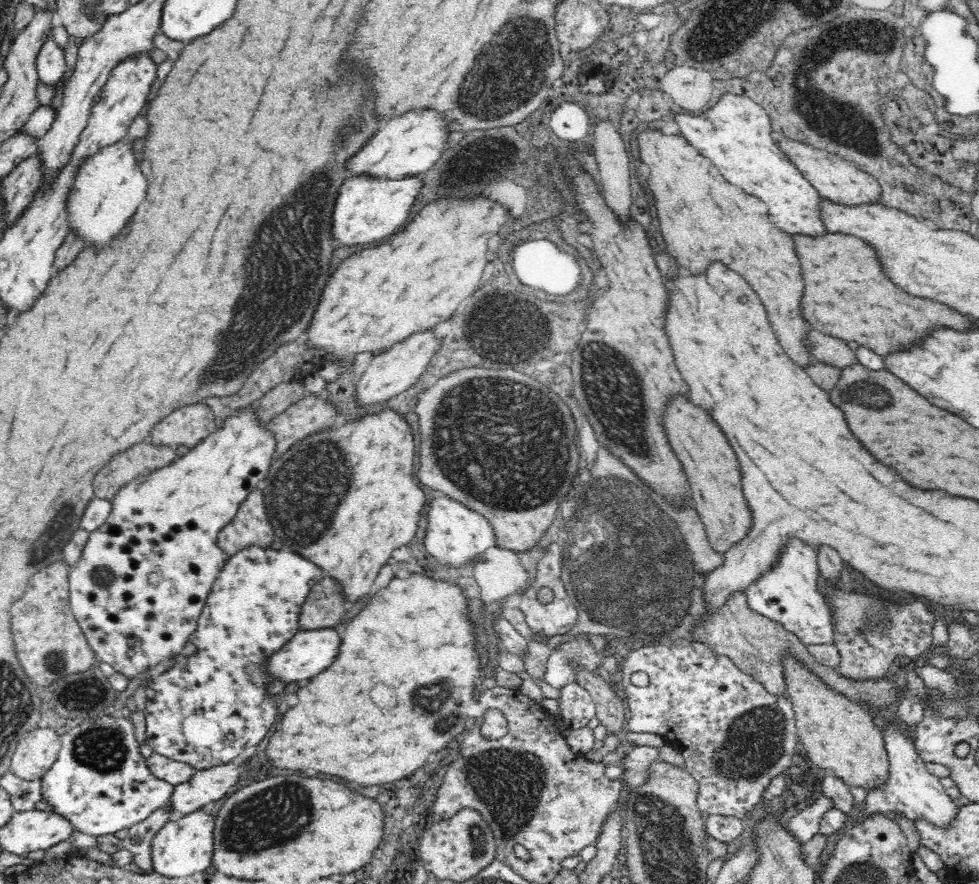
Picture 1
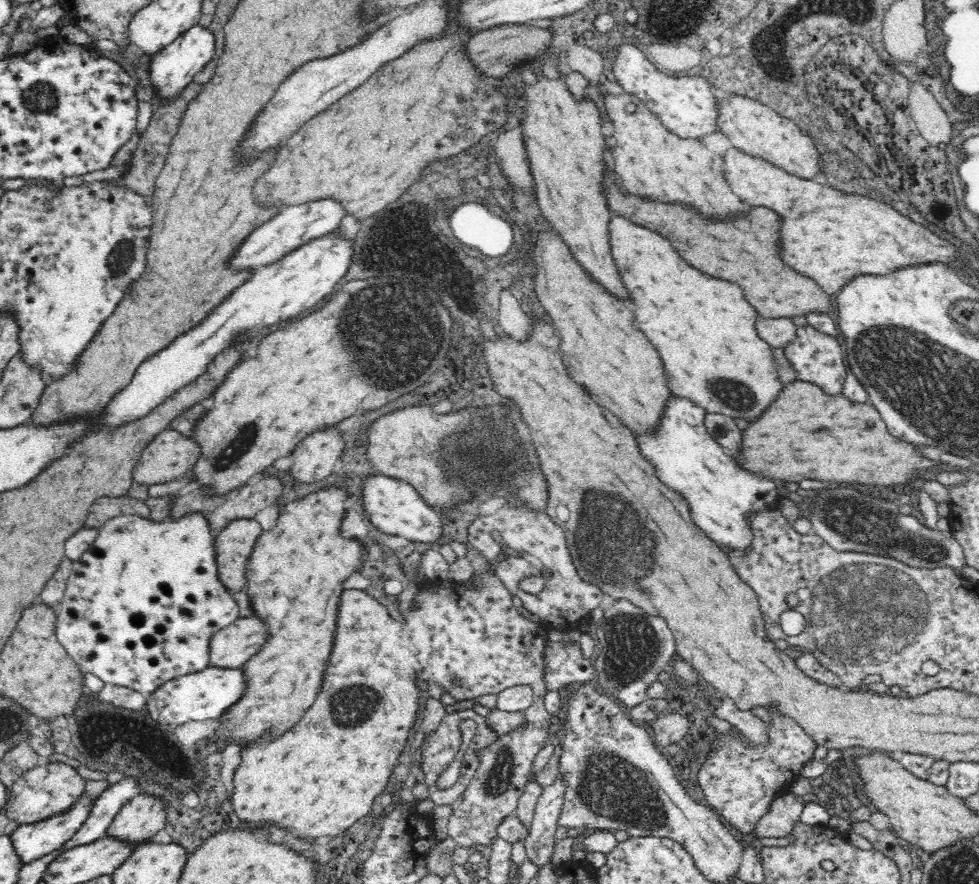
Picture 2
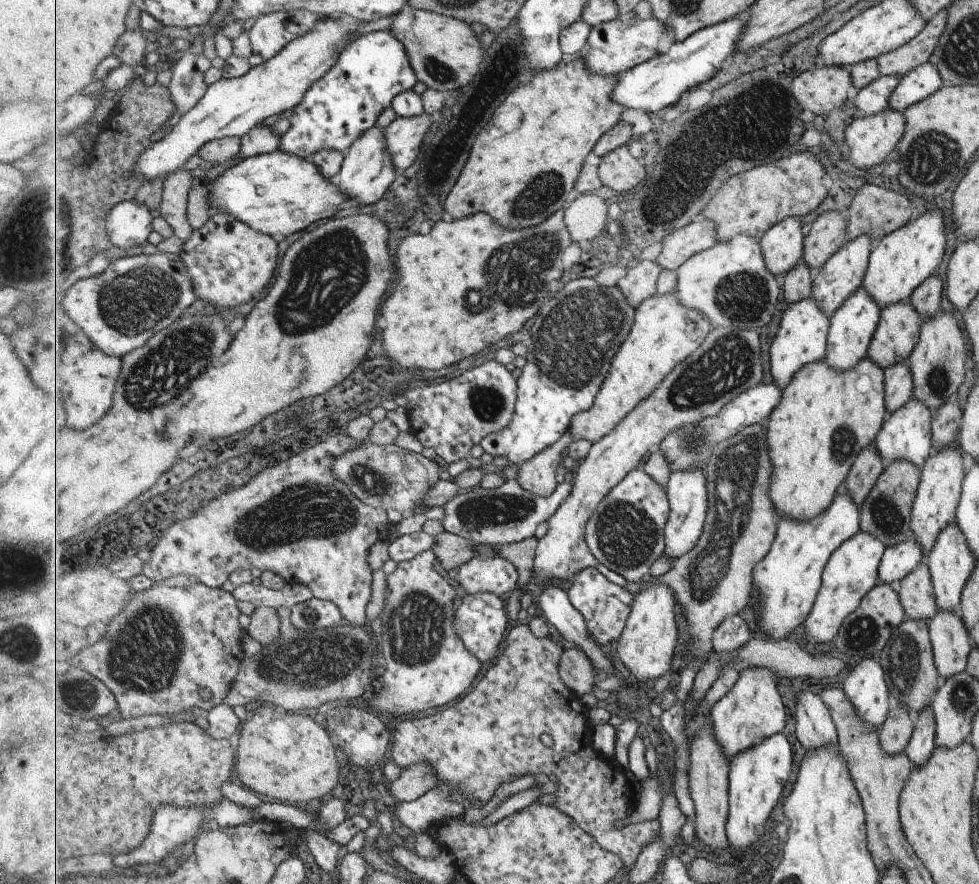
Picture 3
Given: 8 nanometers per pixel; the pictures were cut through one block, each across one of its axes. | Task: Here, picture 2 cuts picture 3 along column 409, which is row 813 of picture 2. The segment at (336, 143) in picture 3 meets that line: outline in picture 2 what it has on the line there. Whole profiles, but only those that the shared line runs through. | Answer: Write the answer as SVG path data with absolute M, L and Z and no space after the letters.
M82 792L68 810L32 824L19 825L10 837L21 861L32 862L52 850L58 850L88 820L90 808L92 802Z

